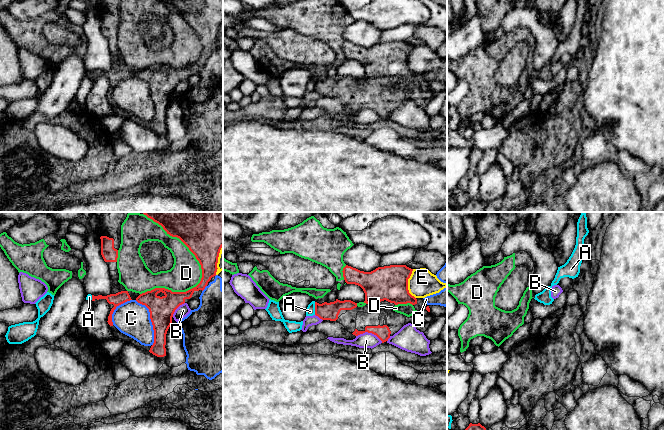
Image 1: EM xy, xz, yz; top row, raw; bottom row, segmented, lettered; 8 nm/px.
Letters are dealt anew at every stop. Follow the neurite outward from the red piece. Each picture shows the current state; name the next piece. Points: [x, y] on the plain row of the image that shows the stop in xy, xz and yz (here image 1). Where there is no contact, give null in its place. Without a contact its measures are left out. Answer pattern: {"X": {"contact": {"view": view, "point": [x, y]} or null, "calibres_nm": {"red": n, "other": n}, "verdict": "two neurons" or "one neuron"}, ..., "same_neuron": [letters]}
{"A": {"contact": {"view": "xz", "point": [315, 84]}, "calibres_nm": {"red": 140, "other": 70}, "verdict": "two neurons"}, "B": {"contact": {"view": "xz", "point": [369, 108]}, "calibres_nm": {"red": 110, "other": 130}, "verdict": "two neurons"}, "C": {"contact": {"view": "xy", "point": [151, 97]}, "calibres_nm": {"red": 200, "other": 280}, "verdict": "two neurons"}, "D": {"contact": {"view": "xy", "point": [195, 32]}, "calibres_nm": {"red": 280, "other": 260}, "verdict": "two neurons"}, "E": {"contact": {"view": "xz", "point": [407, 60]}, "calibres_nm": {"red": 280, "other": 220}, "verdict": "two neurons"}, "same_neuron": []}

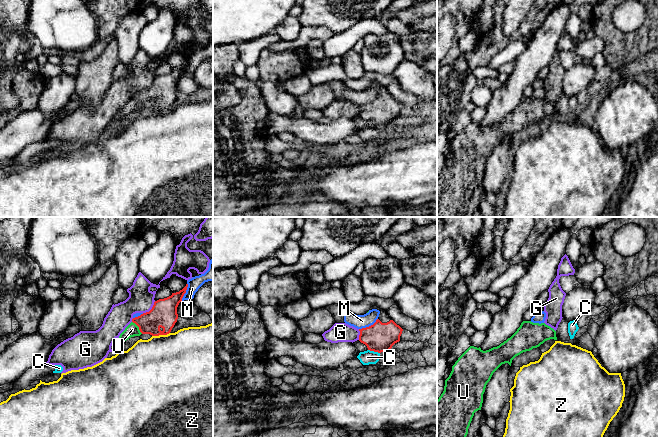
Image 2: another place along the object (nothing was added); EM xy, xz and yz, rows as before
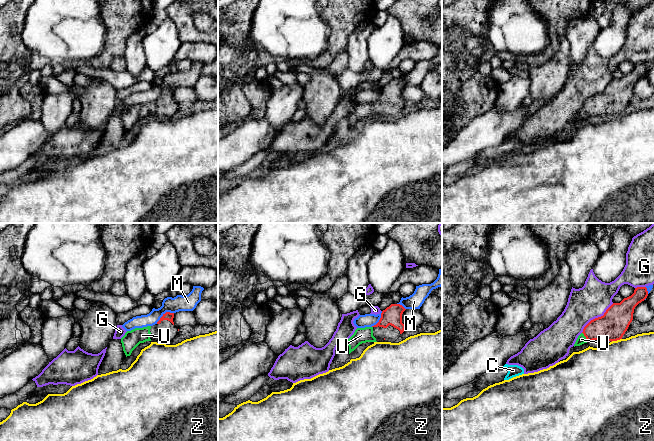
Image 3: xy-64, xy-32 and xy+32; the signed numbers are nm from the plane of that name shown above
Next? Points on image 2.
{"C": {"contact": {"view": "xz", "point": [374, 127]}, "calibres_nm": {"red": 240, "other": 110}, "verdict": "two neurons"}, "G": {"contact": {"view": "xy", "point": [151, 85]}, "calibres_nm": {"red": 220, "other": 200}, "verdict": "two neurons"}, "M": {"contact": {"view": "xz", "point": [369, 102]}, "calibres_nm": {"red": 240, "other": 110}, "verdict": "two neurons"}, "U": {"contact": {"view": "xy", "point": [138, 102]}, "calibres_nm": {"red": 220, "other": 100}, "verdict": "one neuron"}, "Z": {"contact": {"view": "xy", "point": [160, 110]}, "calibres_nm": {"red": 220, "other": 480}, "verdict": "two neurons"}, "same_neuron": ["U"]}

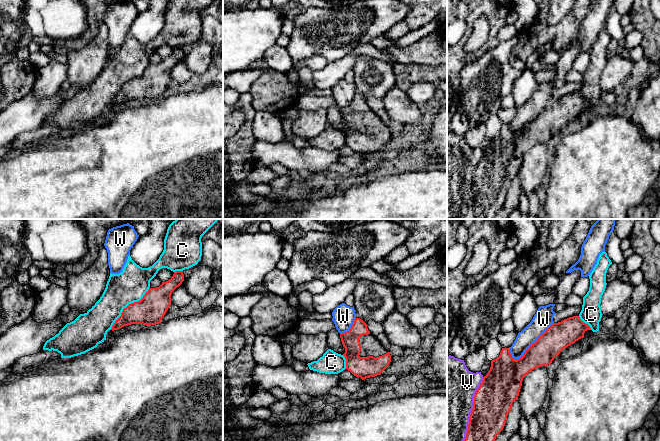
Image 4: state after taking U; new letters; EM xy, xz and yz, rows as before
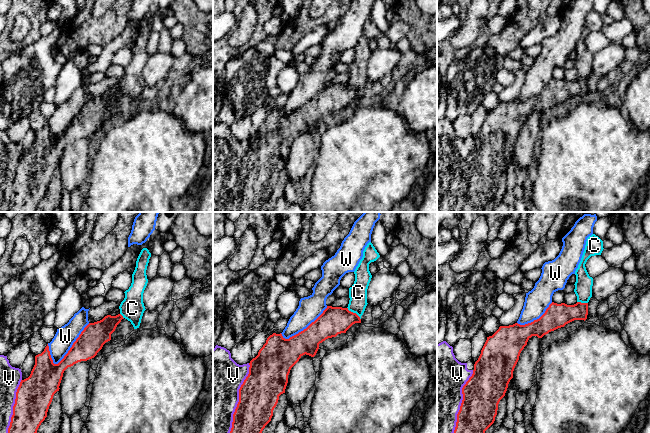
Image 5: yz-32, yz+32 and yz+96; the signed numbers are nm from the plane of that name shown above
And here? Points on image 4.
{"C": {"contact": {"view": "xy", "point": [128, 81]}, "calibres_nm": {"red": 240, "other": 260}, "verdict": "two neurons"}, "V": {"contact": {"view": "yz", "point": [472, 186]}, "calibres_nm": {"red": 300, "other": 440}, "verdict": "two neurons"}, "W": {"contact": {"view": "yz", "point": [533, 119]}, "calibres_nm": {"red": 220, "other": 160}, "verdict": "two neurons"}, "same_neuron": []}

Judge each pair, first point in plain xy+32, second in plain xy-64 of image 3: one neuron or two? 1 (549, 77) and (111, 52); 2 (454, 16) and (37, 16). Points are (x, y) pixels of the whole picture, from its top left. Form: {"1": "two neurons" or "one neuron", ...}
{"1": "two neurons", "2": "two neurons"}

